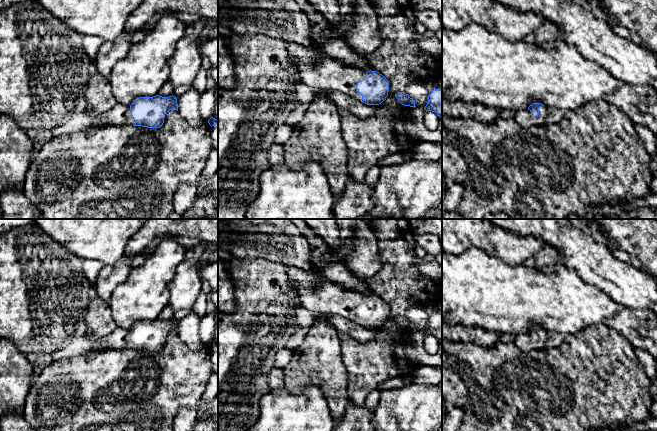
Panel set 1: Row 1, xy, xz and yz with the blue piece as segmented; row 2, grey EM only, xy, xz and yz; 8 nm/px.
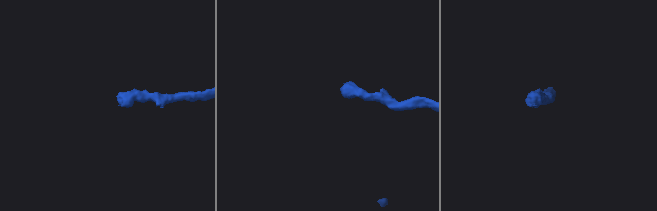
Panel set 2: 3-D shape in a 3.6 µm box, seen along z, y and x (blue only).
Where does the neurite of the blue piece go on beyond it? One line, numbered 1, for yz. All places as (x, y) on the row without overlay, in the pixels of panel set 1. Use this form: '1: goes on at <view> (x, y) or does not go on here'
1: goes on at yz (523, 341)

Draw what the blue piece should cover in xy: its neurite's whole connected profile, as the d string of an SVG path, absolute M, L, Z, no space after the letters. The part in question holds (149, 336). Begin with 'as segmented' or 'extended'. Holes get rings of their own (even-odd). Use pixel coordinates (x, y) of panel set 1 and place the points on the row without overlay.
extended | M172 320L139 321L130 330L117 327L104 338L97 338L89 332L84 335L96 344L105 344L107 349L134 349L159 352L164 347L165 338L171 333L178 335L177 322Z

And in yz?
extended | M533 327L526 333L517 334L514 342L523 352L543 349L546 343L546 331L541 327Z

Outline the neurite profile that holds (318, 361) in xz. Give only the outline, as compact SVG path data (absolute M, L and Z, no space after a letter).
M323 314L309 327L301 346L294 351L283 372L284 387L289 393L299 394L307 386L318 386L336 423L343 419L348 402L348 374L342 356L342 341L337 329Z

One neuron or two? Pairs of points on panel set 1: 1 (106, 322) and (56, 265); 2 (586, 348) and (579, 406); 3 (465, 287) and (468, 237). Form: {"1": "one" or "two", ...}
{"1": "two", "2": "one", "3": "two"}

